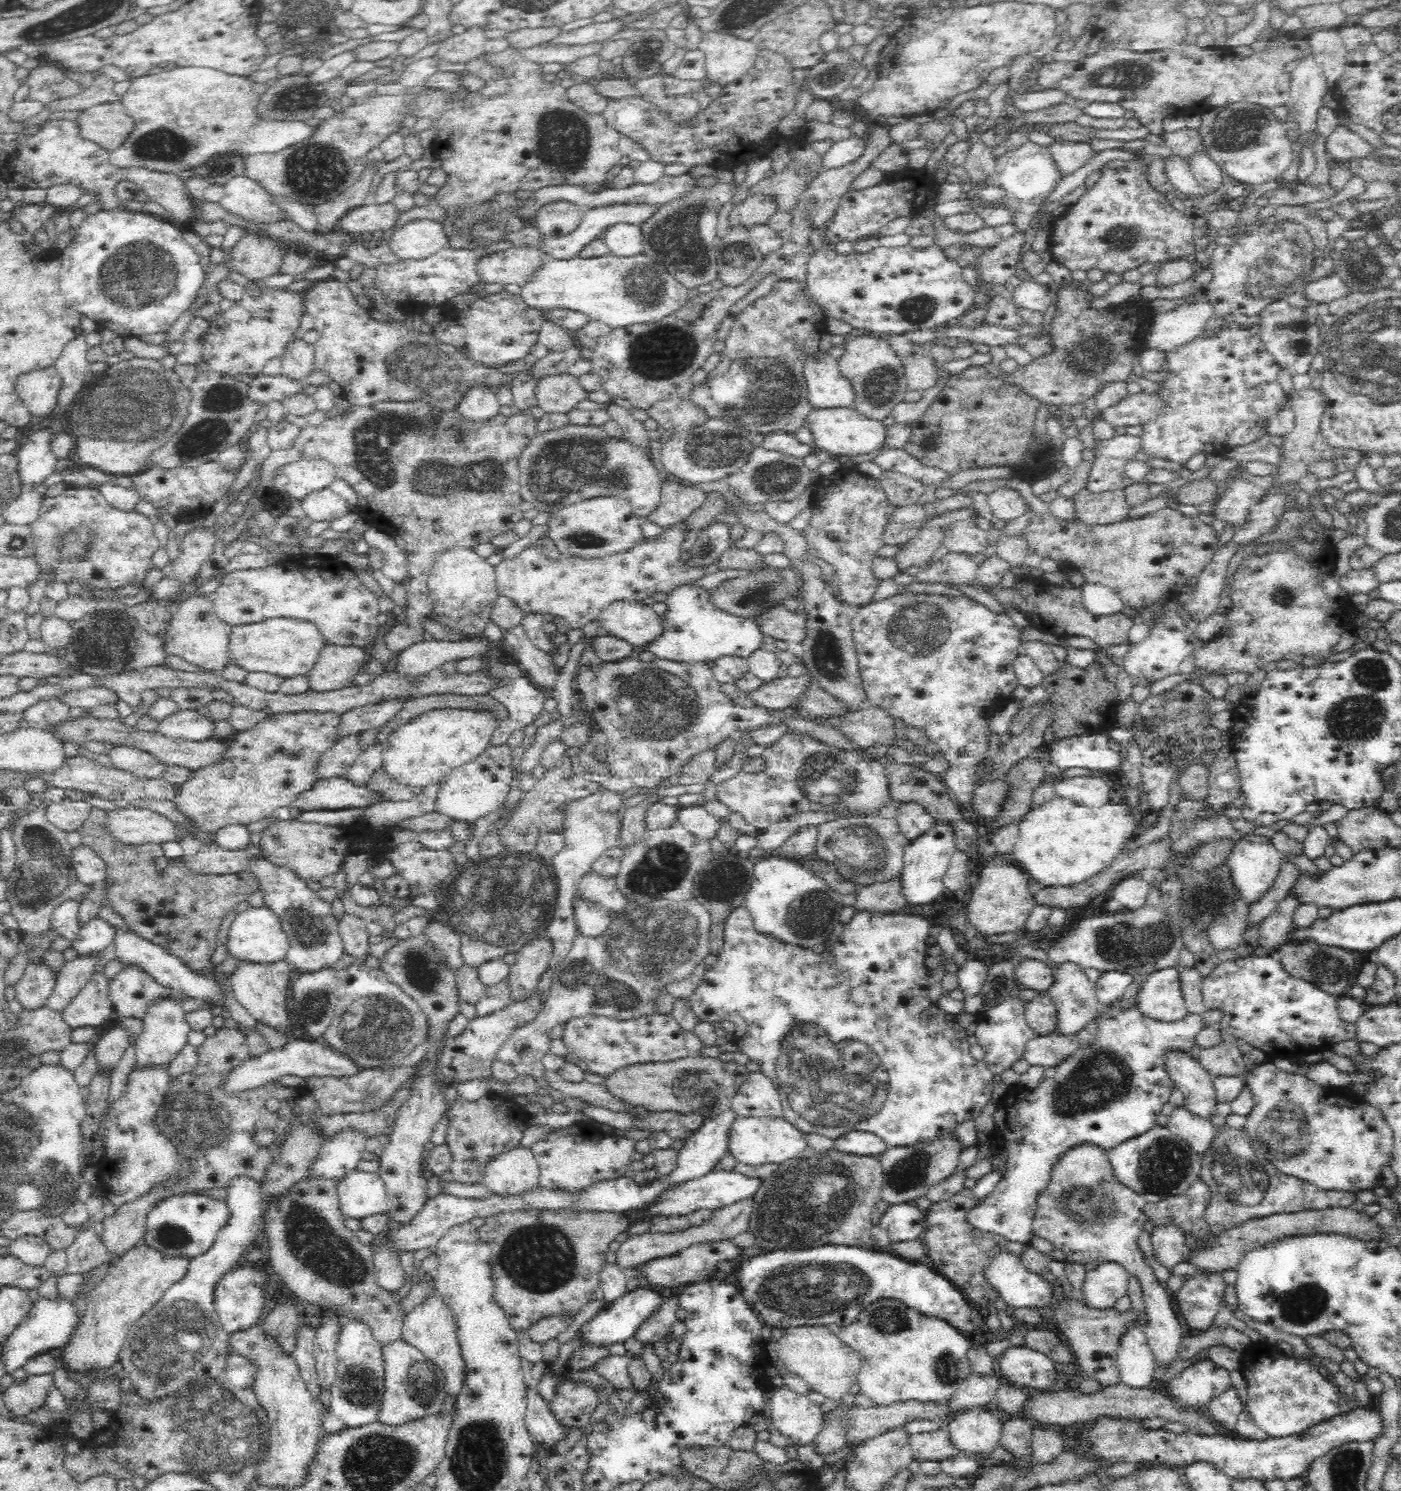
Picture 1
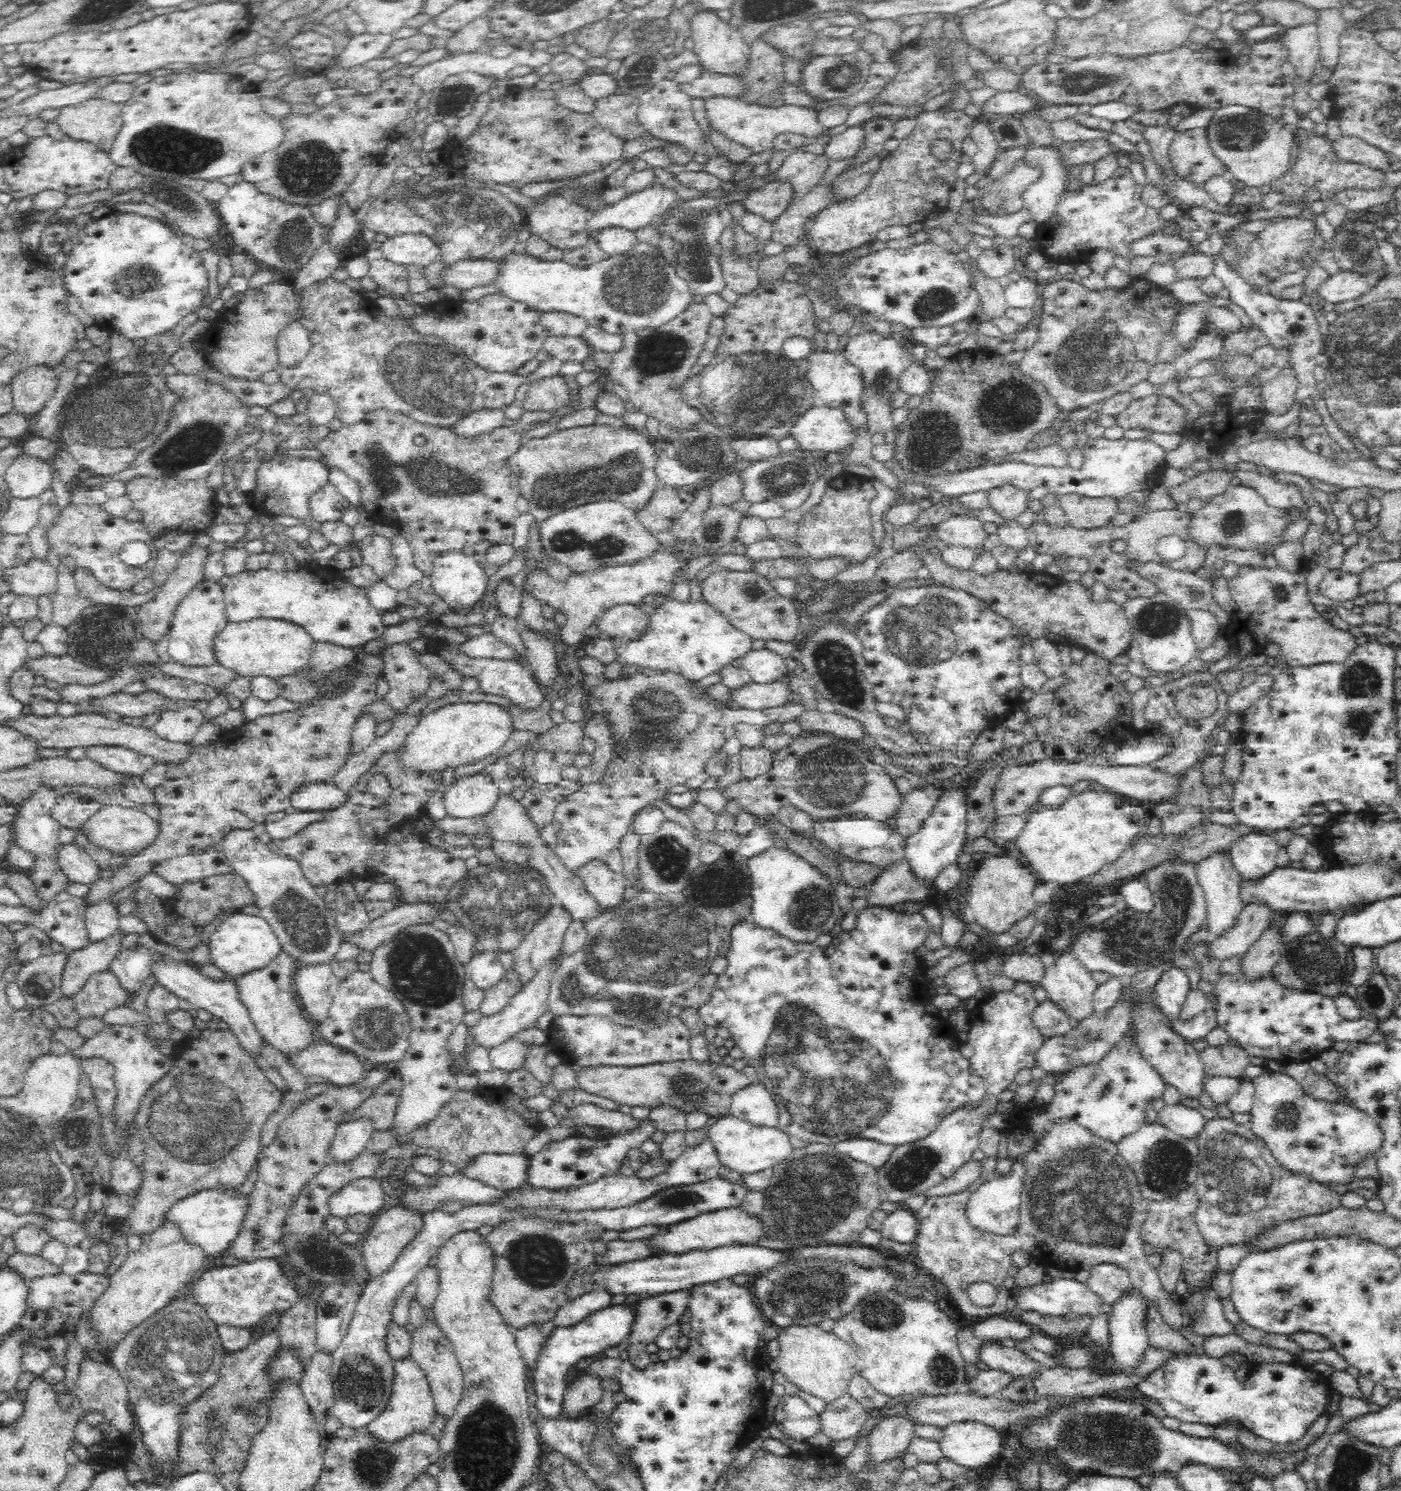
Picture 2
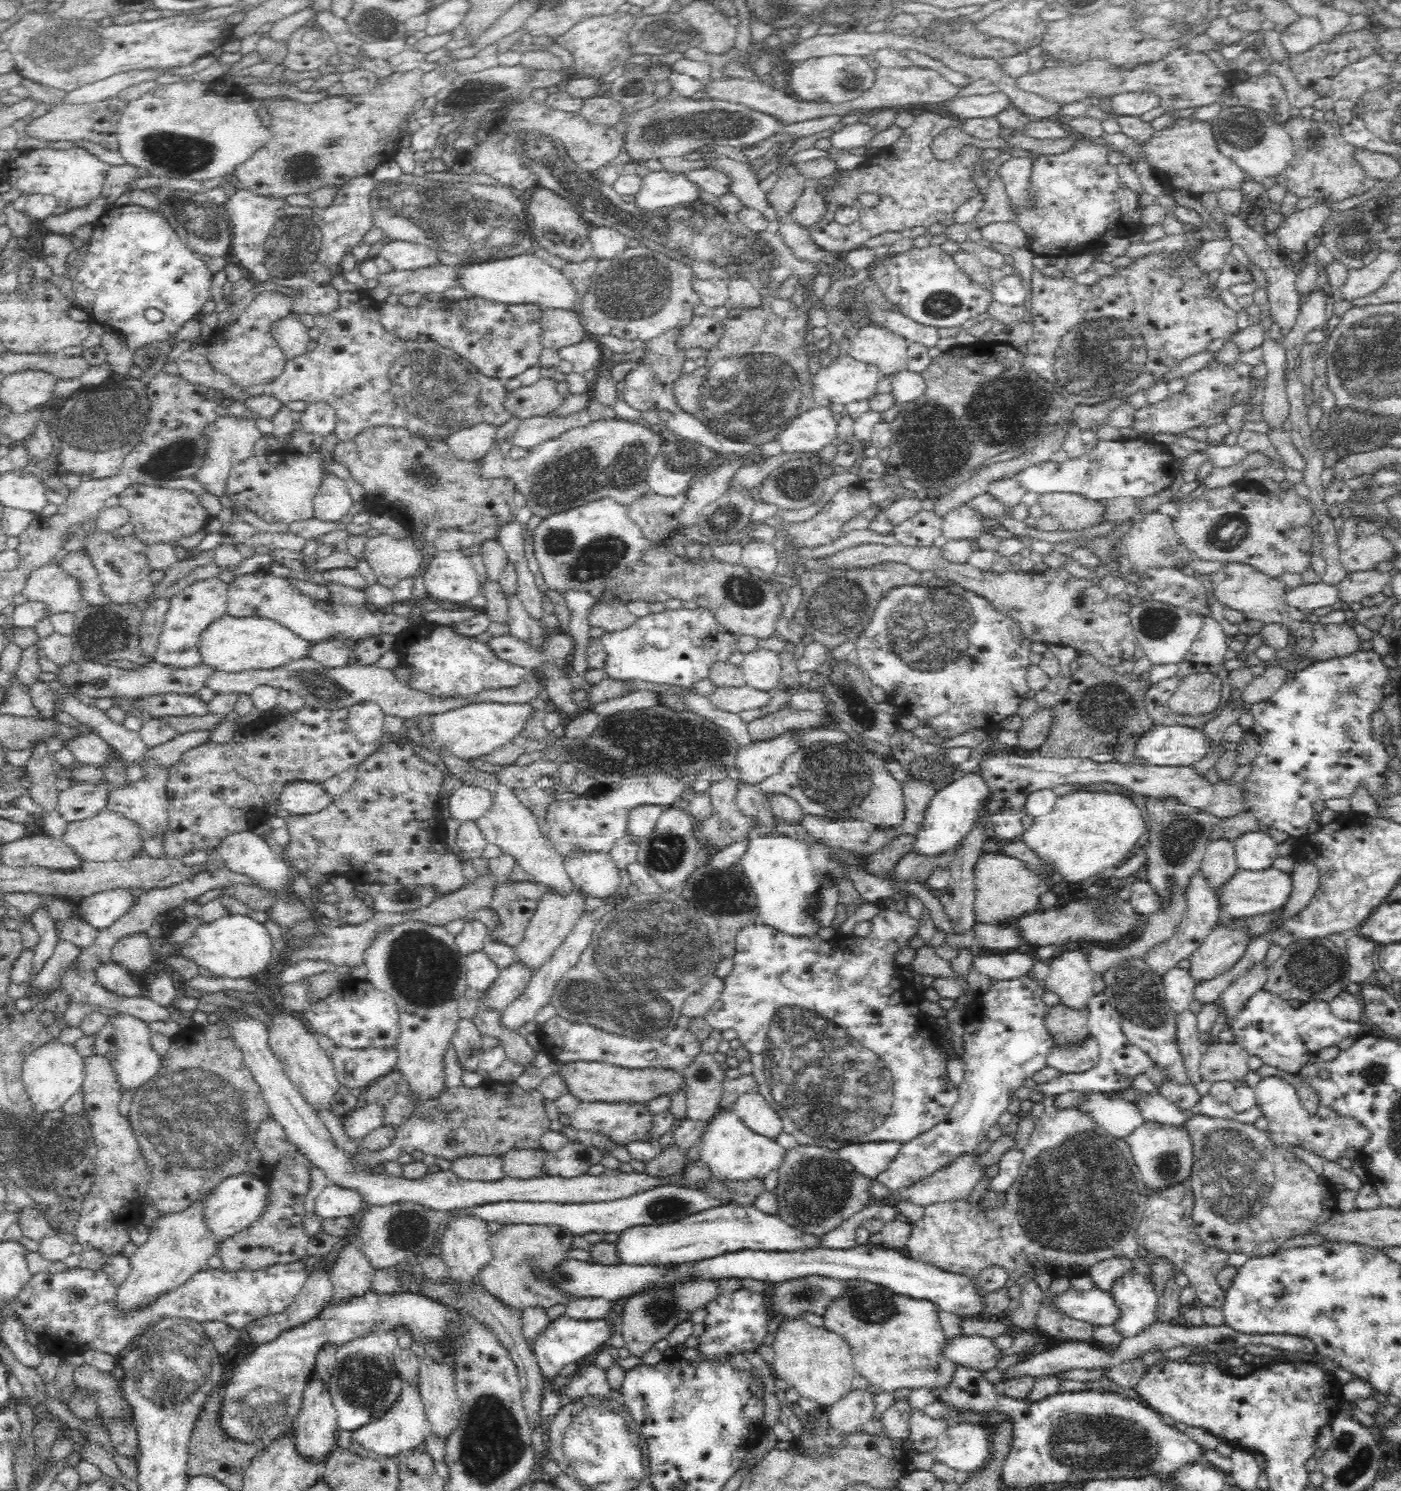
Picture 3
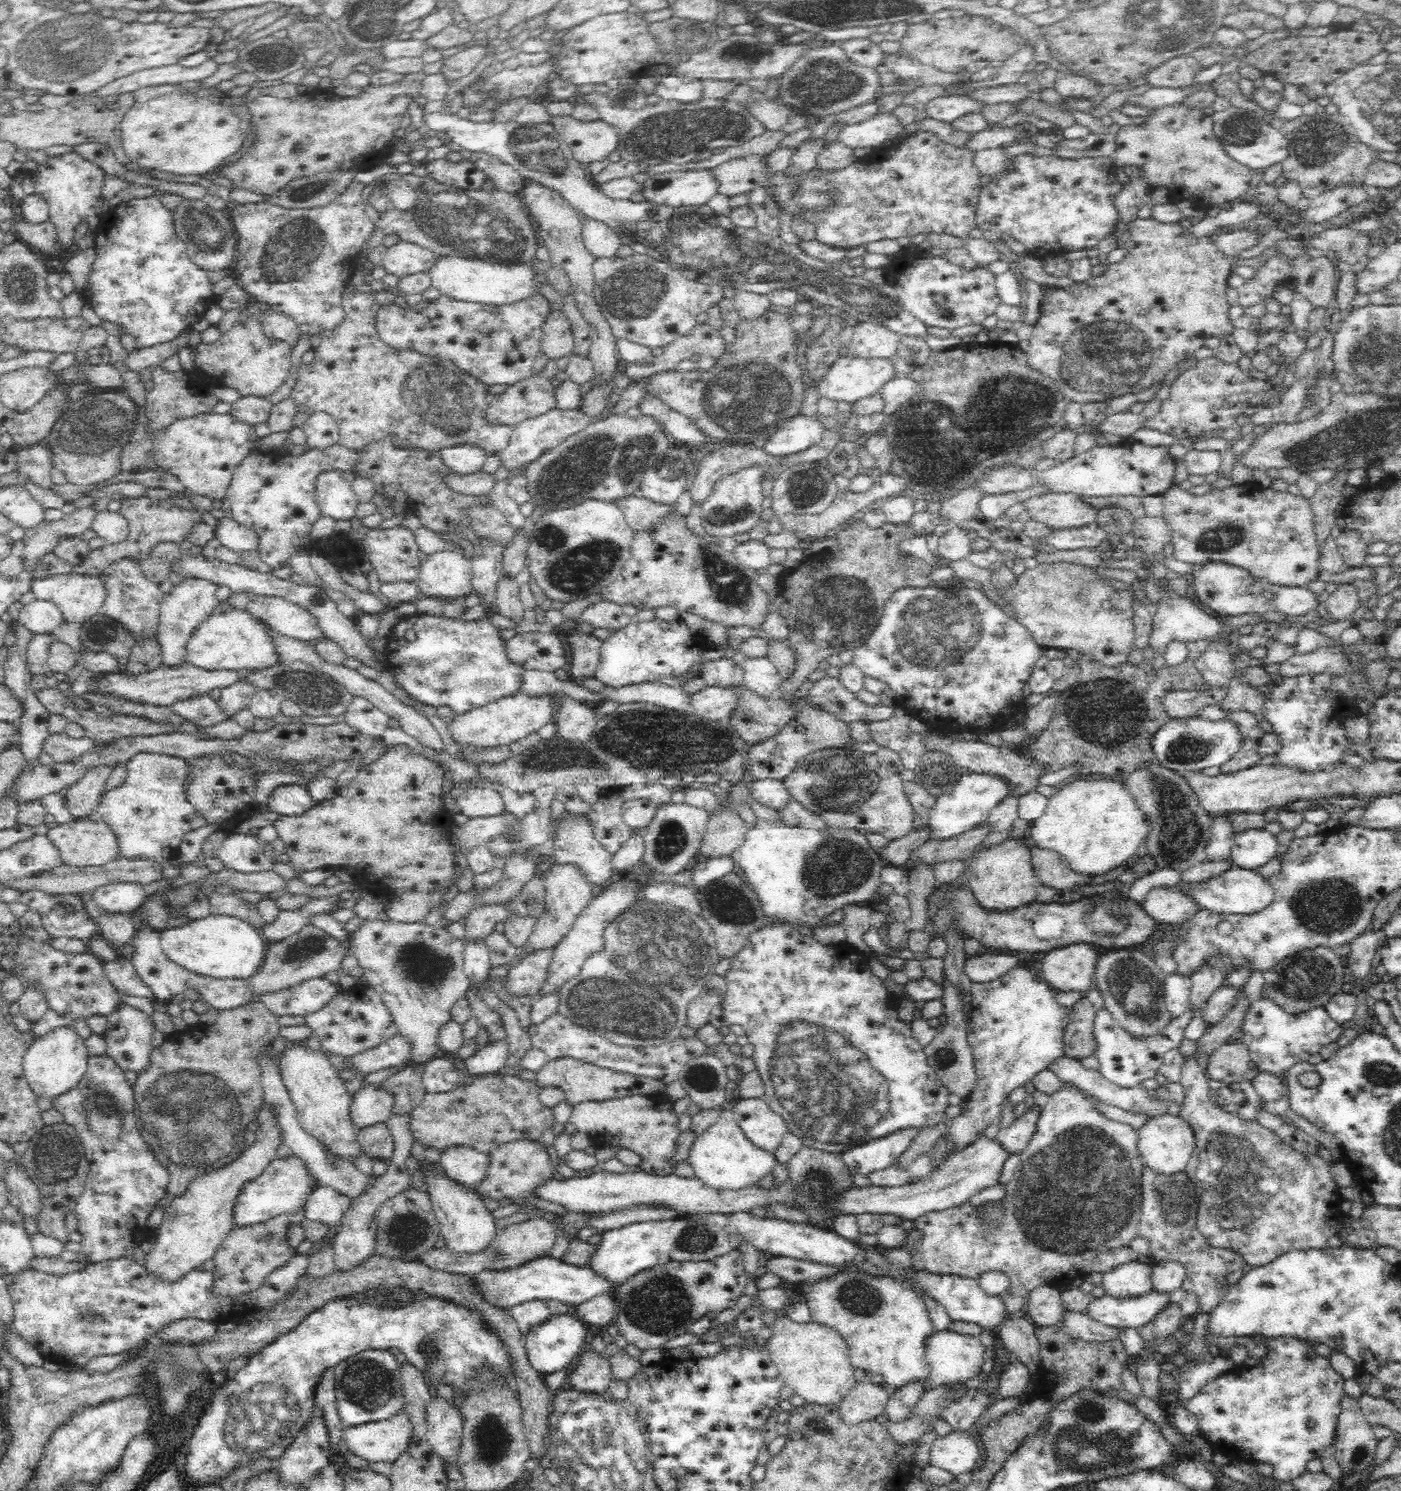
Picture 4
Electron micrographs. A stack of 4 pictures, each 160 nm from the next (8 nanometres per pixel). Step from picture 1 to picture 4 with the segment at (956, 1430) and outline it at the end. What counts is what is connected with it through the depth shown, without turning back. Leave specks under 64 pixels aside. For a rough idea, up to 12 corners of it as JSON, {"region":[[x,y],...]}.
{"region":[[960,1430],[938,1436],[931,1466],[971,1472],[978,1438]]}

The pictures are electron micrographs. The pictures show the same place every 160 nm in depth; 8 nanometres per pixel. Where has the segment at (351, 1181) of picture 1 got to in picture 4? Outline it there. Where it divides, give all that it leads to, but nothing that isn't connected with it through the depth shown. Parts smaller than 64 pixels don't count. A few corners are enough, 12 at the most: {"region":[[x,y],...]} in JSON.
{"region":[[319,1186],[305,1202],[305,1216],[339,1226],[351,1198]]}

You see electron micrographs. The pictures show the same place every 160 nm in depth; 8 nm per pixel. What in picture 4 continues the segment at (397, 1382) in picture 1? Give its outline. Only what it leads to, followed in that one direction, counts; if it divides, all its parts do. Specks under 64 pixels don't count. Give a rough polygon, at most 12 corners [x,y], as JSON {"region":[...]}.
{"region":[[402,1408],[343,1432],[342,1448],[368,1462],[404,1457],[416,1427]]}

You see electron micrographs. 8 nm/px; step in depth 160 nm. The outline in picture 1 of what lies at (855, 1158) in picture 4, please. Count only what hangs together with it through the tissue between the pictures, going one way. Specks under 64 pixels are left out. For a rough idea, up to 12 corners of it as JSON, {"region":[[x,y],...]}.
{"region":[[857,1125],[833,1139],[845,1154],[879,1156],[887,1144]]}

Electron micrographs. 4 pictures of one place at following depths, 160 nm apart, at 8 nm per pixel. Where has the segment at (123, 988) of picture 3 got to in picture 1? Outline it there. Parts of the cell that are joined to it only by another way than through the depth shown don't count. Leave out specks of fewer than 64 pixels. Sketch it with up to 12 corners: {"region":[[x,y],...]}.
{"region":[[95,973],[61,1012],[70,1030],[111,1021],[109,981]]}

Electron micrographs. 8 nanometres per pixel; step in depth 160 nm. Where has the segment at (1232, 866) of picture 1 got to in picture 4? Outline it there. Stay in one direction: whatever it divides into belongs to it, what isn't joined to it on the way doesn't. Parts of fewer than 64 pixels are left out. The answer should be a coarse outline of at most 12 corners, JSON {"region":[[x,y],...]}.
{"region":[[1266,829],[1235,835],[1232,866],[1254,870],[1276,854]]}

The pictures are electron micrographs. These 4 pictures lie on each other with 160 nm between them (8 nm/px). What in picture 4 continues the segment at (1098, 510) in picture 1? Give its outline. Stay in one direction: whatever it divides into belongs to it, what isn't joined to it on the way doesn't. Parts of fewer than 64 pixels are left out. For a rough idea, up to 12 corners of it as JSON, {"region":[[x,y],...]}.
{"region":[[1073,493],[1026,500],[1034,520],[1053,529],[1082,528],[1097,510]]}

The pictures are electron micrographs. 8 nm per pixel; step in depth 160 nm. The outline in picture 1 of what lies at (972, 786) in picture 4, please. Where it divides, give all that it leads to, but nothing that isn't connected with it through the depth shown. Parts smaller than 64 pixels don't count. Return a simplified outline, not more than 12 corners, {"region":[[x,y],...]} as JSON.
{"region":[[937,823],[903,854],[900,893],[906,906],[944,892],[957,846]]}

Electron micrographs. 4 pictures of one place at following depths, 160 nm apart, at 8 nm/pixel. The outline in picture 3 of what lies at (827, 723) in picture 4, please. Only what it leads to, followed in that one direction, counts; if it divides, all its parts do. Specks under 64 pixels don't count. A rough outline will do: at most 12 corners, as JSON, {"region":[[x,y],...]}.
{"region":[[788,733],[740,747],[739,782],[756,785],[780,772],[800,747]]}

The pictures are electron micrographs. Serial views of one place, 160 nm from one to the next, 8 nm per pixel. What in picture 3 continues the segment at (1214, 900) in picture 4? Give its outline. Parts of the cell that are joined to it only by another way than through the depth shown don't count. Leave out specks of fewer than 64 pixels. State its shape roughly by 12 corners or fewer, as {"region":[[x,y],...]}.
{"region":[[1270,867],[1238,872],[1225,884],[1225,917],[1280,912],[1294,885]]}

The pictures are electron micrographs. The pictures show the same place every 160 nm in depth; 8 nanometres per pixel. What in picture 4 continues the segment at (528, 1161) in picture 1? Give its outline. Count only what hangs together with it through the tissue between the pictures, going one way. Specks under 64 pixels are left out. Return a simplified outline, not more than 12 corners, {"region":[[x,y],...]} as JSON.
{"region":[[450,1147],[439,1162],[465,1186],[482,1184],[489,1155],[472,1147]]}

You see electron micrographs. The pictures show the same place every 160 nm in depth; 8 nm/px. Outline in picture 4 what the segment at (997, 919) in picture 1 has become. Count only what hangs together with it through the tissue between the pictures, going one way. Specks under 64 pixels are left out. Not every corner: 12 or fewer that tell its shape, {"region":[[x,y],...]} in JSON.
{"region":[[1006,839],[980,850],[967,886],[986,912],[1034,904],[1030,853]]}

